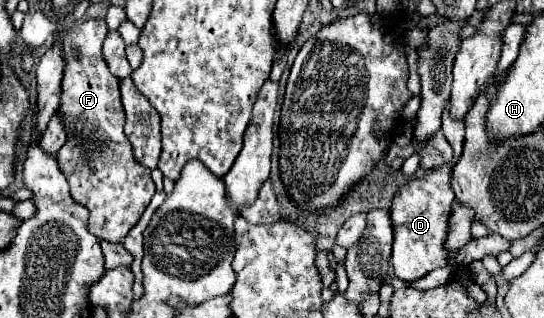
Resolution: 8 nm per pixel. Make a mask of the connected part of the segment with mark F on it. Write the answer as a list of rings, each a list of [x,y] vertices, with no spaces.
[[[88,19],[88,21],[72,25],[72,29],[64,29],[64,33],[56,33],[56,37],[52,37],[50,41],[50,45],[66,45],[66,51],[64,51],[66,65],[64,65],[62,85],[60,85],[62,93],[60,93],[58,113],[60,113],[60,119],[64,121],[68,139],[64,147],[58,151],[56,159],[58,159],[60,171],[64,173],[70,185],[72,199],[90,211],[88,231],[96,235],[98,239],[118,243],[138,223],[140,215],[148,207],[156,189],[154,189],[150,171],[134,159],[132,145],[124,133],[124,107],[120,101],[118,79],[110,73],[102,57],[102,41],[106,33],[108,33],[108,27],[104,19]]]

